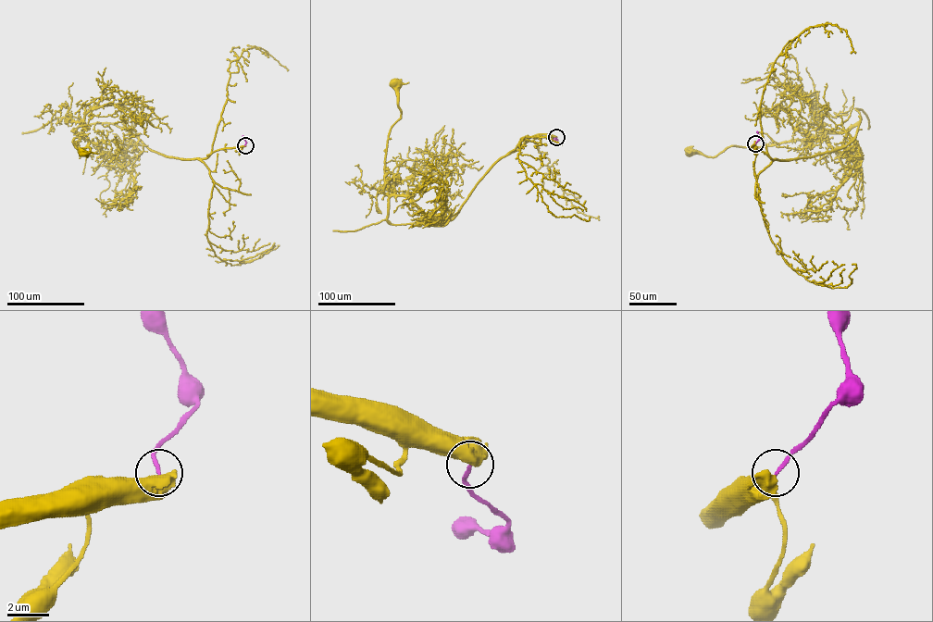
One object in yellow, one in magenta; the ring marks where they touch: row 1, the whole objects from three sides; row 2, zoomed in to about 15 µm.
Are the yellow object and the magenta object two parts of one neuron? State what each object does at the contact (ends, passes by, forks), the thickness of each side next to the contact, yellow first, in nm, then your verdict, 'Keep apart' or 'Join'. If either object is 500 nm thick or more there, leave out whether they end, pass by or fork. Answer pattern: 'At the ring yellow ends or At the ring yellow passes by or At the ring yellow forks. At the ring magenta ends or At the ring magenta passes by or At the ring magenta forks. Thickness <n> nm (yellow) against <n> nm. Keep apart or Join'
Thickness 700 nm (yellow) against 170 nm. Join

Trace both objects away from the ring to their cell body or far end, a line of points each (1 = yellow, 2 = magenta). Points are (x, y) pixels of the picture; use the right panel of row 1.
1: (755, 143), (771, 159), (813, 156), (845, 146), (861, 118), (813, 141), (729, 146), (715, 156), (690, 153)
2: (755, 143), (758, 138), (757, 131)

